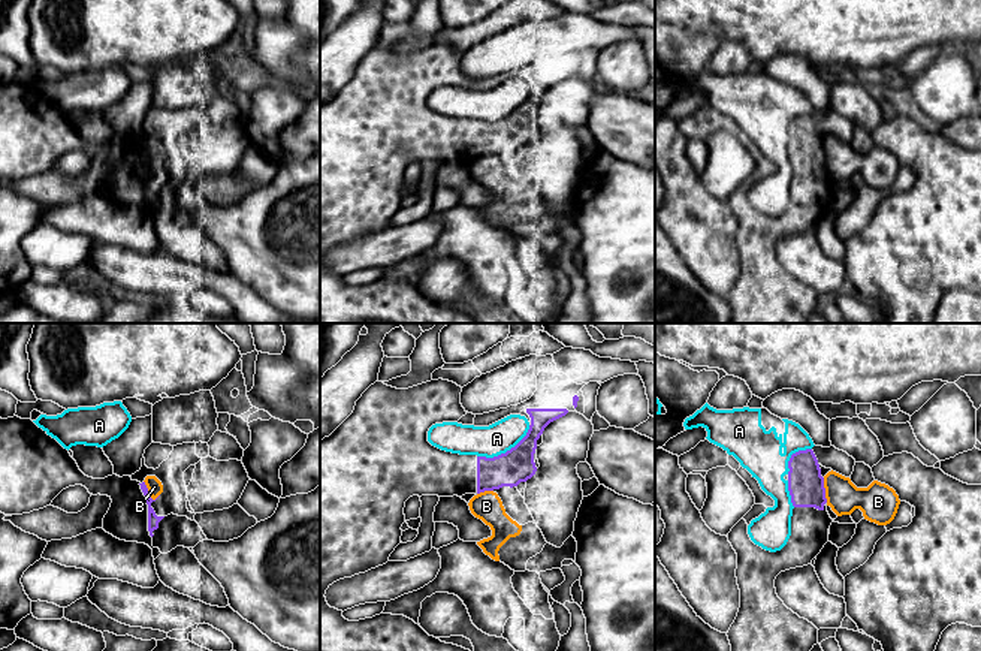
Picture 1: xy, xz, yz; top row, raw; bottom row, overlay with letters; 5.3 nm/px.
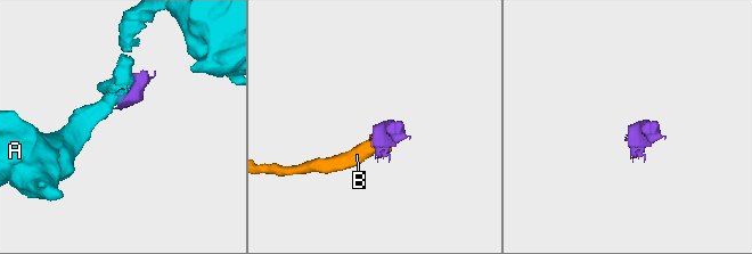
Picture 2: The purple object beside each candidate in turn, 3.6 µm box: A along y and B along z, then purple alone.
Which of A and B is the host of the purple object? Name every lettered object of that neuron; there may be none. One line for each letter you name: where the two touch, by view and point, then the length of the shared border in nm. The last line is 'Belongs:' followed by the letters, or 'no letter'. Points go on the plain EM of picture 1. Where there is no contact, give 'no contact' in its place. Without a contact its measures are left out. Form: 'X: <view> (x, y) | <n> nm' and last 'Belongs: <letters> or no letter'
Belongs: no letter

